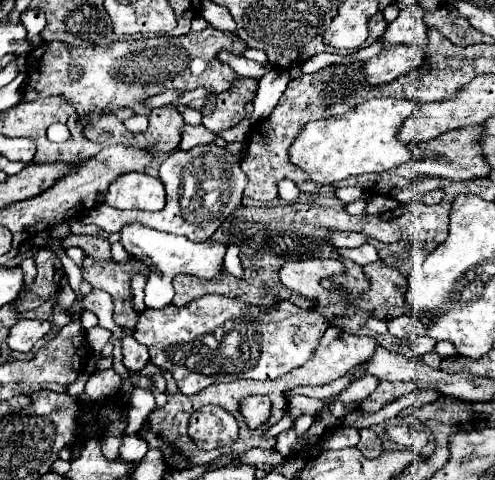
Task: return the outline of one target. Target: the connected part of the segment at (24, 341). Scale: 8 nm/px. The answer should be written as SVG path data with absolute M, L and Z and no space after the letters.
M21 318L10 329L8 345L14 351L30 351L50 331L50 321Z

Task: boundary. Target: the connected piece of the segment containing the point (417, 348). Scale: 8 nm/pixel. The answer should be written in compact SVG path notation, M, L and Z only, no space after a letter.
M412 335L408 343L410 343L410 349L414 351L414 355L418 355L418 357L422 357L424 353L430 353L436 345L436 341L426 335Z

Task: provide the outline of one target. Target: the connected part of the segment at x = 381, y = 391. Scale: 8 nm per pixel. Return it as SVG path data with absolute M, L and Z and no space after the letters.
M380 381L376 391L368 399L362 401L360 409L368 411L368 413L376 413L384 405L388 405L388 403L392 403L392 401L396 401L396 399L408 395L408 393L412 393L414 389L416 389L416 385L412 381L408 381L408 383L402 383L402 381L396 381L396 383L394 381Z

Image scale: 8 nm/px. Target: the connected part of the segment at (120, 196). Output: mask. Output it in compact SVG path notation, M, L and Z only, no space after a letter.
M124 173L106 191L102 203L114 209L142 209L142 211L162 211L164 185L146 173Z

